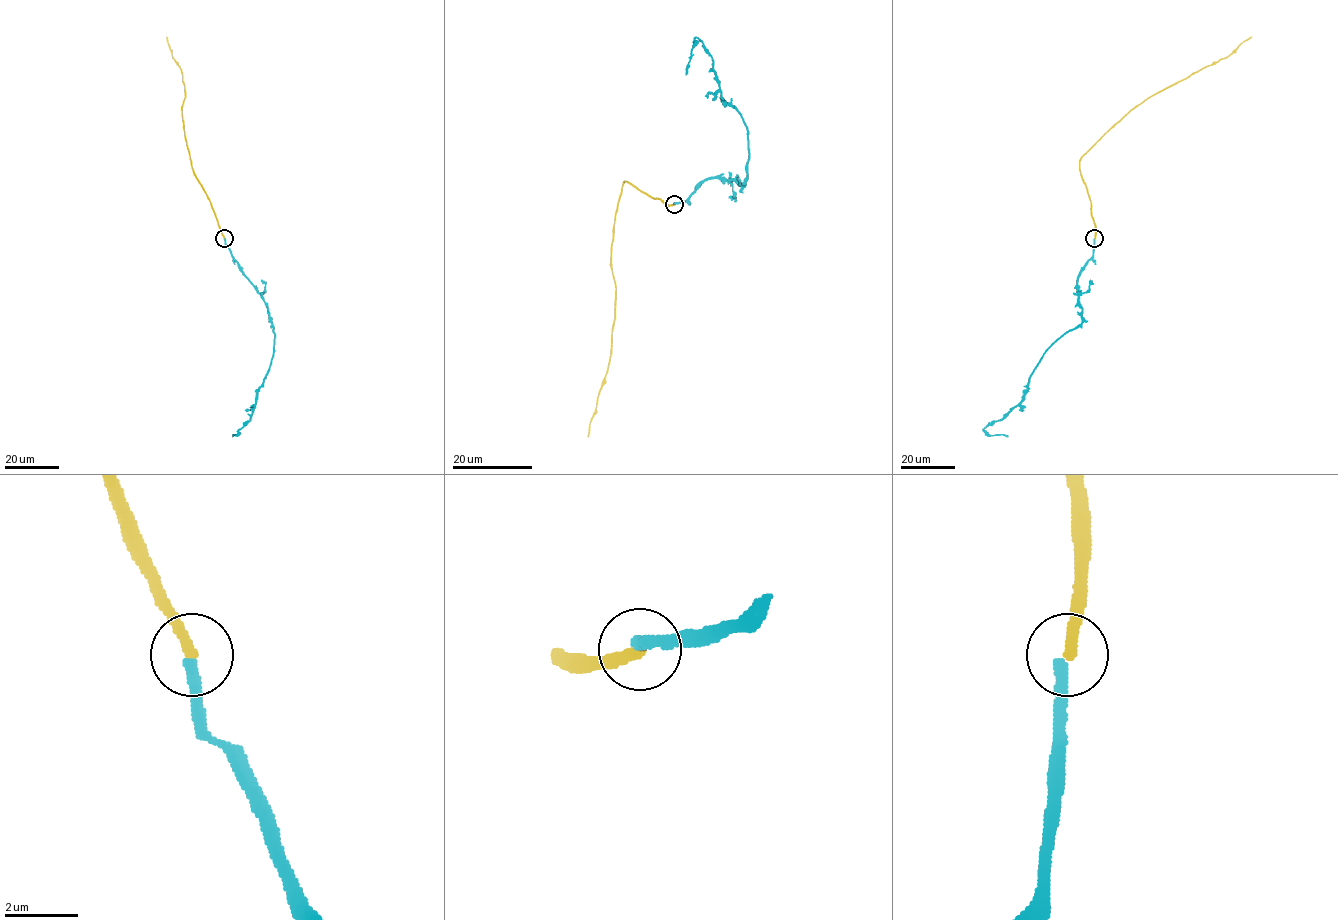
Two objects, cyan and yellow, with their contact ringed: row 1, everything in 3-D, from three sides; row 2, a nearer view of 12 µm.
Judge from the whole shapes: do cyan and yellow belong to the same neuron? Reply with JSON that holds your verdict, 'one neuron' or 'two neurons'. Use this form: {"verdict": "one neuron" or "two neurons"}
{"verdict": "two neurons"}

